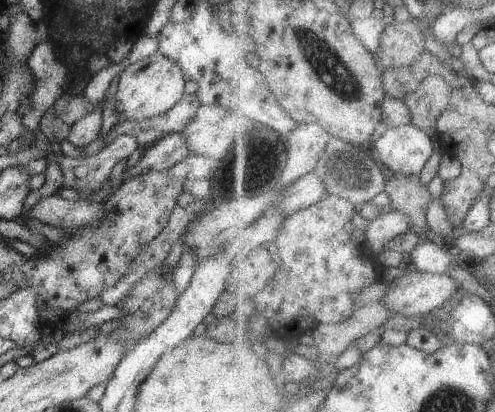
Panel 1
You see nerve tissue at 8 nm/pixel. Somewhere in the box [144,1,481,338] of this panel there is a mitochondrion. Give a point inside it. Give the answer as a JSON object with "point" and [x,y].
{"point":[315,49]}

